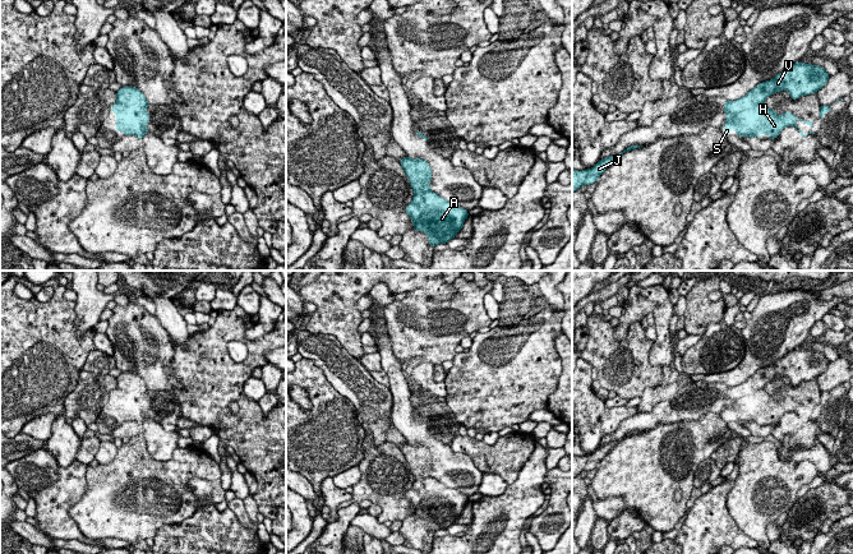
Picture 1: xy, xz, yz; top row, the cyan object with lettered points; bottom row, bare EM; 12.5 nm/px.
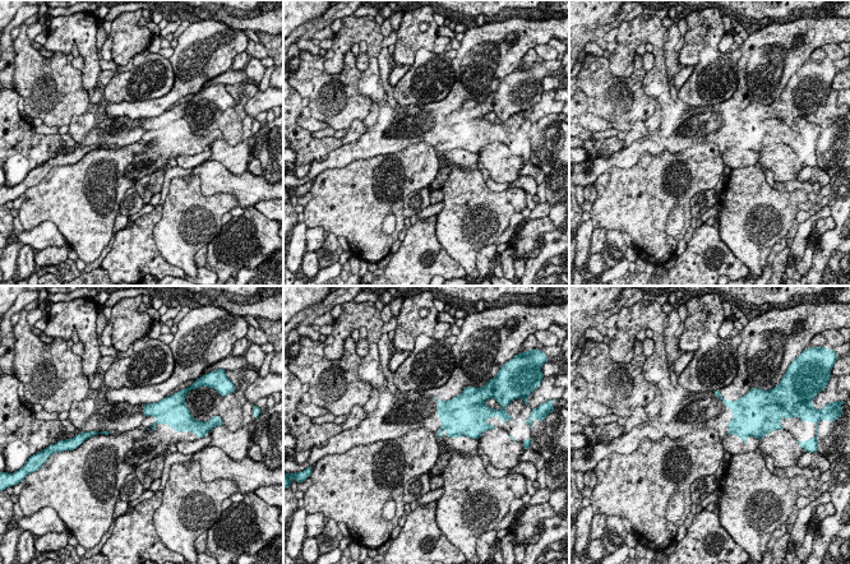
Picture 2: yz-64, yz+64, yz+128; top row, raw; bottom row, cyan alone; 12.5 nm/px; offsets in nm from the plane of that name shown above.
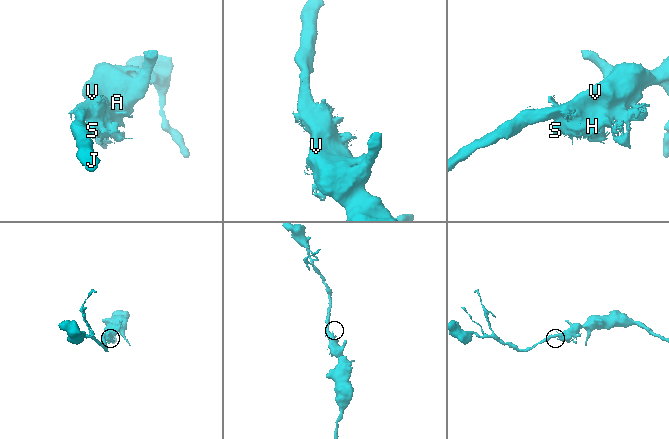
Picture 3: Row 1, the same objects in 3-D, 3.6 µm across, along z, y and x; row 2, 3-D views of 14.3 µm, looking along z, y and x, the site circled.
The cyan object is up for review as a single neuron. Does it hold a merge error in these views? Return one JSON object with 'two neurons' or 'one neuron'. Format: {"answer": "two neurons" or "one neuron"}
{"answer": "one neuron"}

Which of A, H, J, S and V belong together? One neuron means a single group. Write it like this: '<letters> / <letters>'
A H J S V

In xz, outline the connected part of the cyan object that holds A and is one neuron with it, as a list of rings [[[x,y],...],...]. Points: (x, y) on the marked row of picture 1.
[[[405,156],[400,163],[415,193],[405,208],[414,222],[412,228],[428,235],[429,246],[447,244],[462,228],[469,212],[430,190],[432,170],[426,161]]]

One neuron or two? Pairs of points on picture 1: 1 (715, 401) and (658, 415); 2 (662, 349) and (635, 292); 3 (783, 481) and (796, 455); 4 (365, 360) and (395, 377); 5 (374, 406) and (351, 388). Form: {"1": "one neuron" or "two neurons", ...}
{"1": "one neuron", "2": "one neuron", "3": "two neurons", "4": "two neurons", "5": "one neuron"}

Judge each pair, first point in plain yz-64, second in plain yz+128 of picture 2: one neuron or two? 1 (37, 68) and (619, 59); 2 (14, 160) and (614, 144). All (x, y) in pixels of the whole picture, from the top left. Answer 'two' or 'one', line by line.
1: two
2: one

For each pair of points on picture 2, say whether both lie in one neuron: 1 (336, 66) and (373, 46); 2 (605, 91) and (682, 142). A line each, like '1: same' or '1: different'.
1: same
2: different

